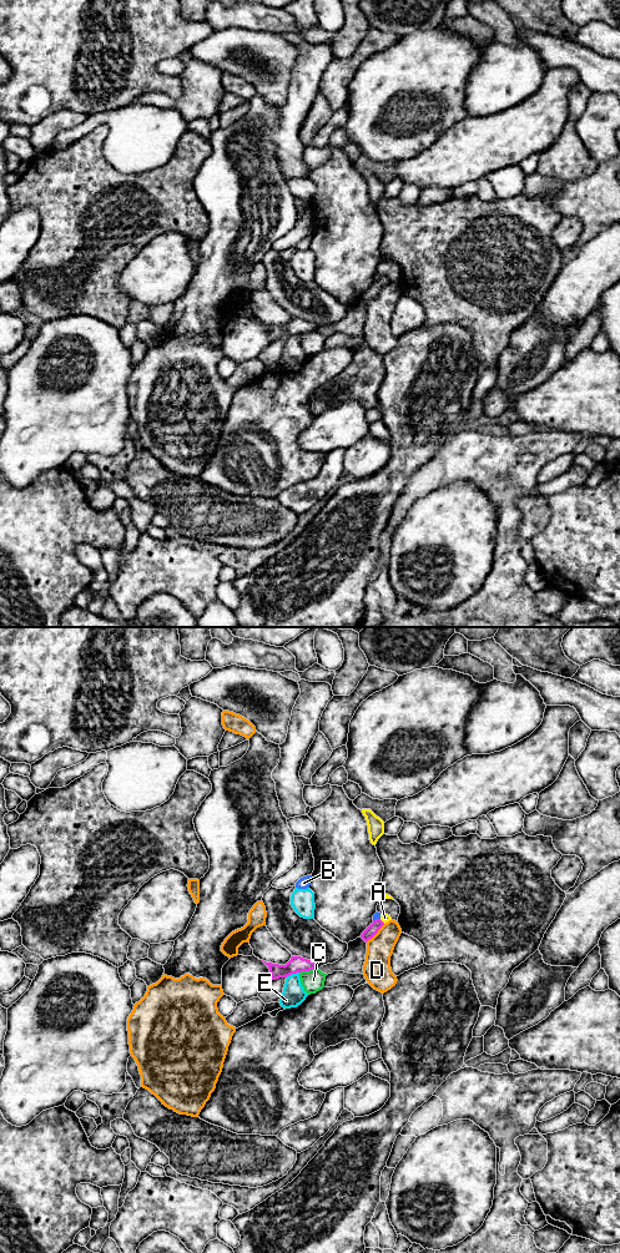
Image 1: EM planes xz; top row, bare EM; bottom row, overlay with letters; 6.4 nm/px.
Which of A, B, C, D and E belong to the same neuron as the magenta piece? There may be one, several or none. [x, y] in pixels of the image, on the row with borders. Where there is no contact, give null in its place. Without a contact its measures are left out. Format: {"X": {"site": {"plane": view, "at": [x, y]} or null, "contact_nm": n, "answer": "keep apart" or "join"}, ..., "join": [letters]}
{"A": {"site": {"plane": "xz", "at": [381, 920]}, "contact_nm": 50, "answer": "join"}, "B": {"site": {"plane": "xz", "at": [377, 919]}, "contact_nm": 50, "answer": "keep apart"}, "C": {"site": {"plane": "xz", "at": [307, 970]}, "contact_nm": 120, "answer": "keep apart"}, "D": {"site": {"plane": "xz", "at": [374, 934]}, "contact_nm": 170, "answer": "keep apart"}, "E": {"site": {"plane": "xz", "at": [292, 973]}, "contact_nm": 90, "answer": "keep apart"}, "join": ["A"]}

